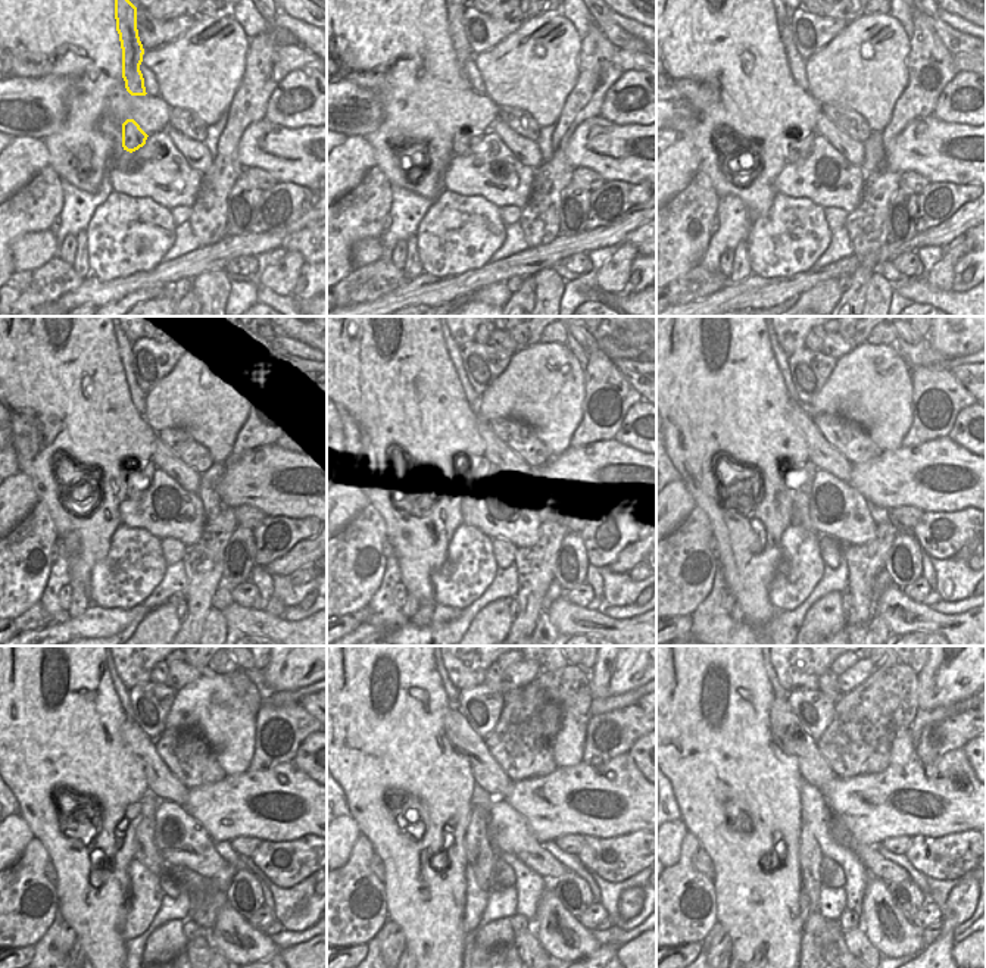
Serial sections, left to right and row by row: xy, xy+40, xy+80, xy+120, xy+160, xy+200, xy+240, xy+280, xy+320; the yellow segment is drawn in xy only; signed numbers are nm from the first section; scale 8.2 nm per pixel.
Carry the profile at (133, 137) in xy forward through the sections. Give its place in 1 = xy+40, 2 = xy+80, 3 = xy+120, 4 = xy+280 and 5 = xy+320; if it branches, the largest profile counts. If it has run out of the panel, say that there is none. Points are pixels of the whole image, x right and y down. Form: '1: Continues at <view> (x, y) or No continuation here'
1: Continues at xy+40 (464, 140)
2: Continues at xy+80 (799, 147)
3: Continues at xy+120 (137, 481)
4: Continues at xy+280 (480, 853)
5: Continues at xy+320 (823, 945)

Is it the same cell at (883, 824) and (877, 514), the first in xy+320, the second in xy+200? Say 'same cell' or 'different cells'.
different cells

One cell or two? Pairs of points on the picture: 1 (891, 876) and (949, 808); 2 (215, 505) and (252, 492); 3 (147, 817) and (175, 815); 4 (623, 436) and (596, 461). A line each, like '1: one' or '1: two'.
1: two
2: two
3: two
4: two

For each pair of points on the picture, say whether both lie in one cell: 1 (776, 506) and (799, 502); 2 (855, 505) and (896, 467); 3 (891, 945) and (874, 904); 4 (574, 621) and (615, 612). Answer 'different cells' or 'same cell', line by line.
1: different cells
2: different cells
3: same cell
4: different cells

